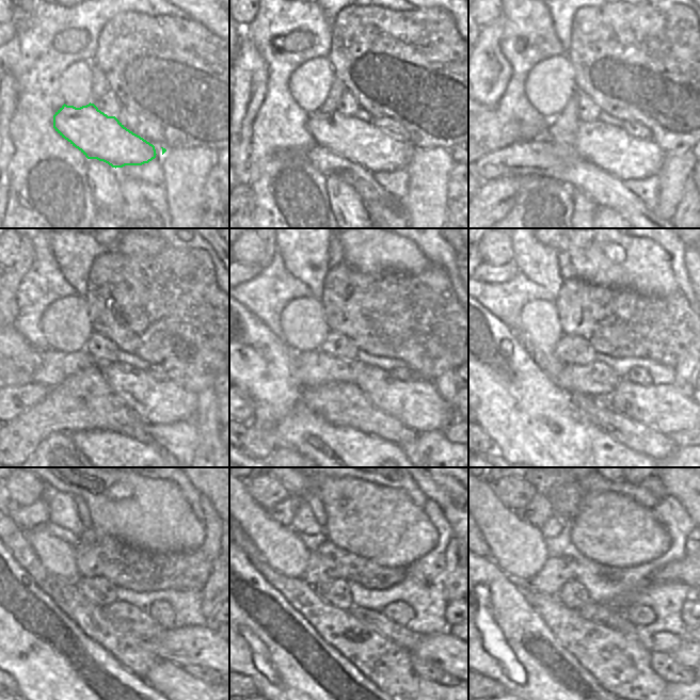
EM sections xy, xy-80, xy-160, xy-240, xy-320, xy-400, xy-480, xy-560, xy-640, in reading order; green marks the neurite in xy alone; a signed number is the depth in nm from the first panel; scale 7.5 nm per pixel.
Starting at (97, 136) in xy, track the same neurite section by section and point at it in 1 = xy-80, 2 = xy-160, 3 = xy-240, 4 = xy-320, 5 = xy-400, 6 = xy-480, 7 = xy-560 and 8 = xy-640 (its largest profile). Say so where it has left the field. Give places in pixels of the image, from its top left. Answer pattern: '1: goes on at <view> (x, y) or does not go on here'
1: goes on at xy-80 (362, 143)
2: goes on at xy-160 (613, 149)
3: goes on at xy-240 (155, 401)
4: goes on at xy-320 (416, 403)
5: goes on at xy-400 (664, 408)
6: goes on at xy-480 (202, 646)
7: goes on at xy-560 (446, 651)
8: goes on at xy-640 (685, 655)

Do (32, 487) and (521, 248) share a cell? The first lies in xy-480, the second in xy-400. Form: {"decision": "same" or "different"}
{"decision": "different"}

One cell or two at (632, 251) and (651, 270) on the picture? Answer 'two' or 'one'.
one

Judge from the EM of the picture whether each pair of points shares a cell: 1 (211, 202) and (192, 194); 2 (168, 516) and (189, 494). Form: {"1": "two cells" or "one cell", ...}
{"1": "two cells", "2": "two cells"}

